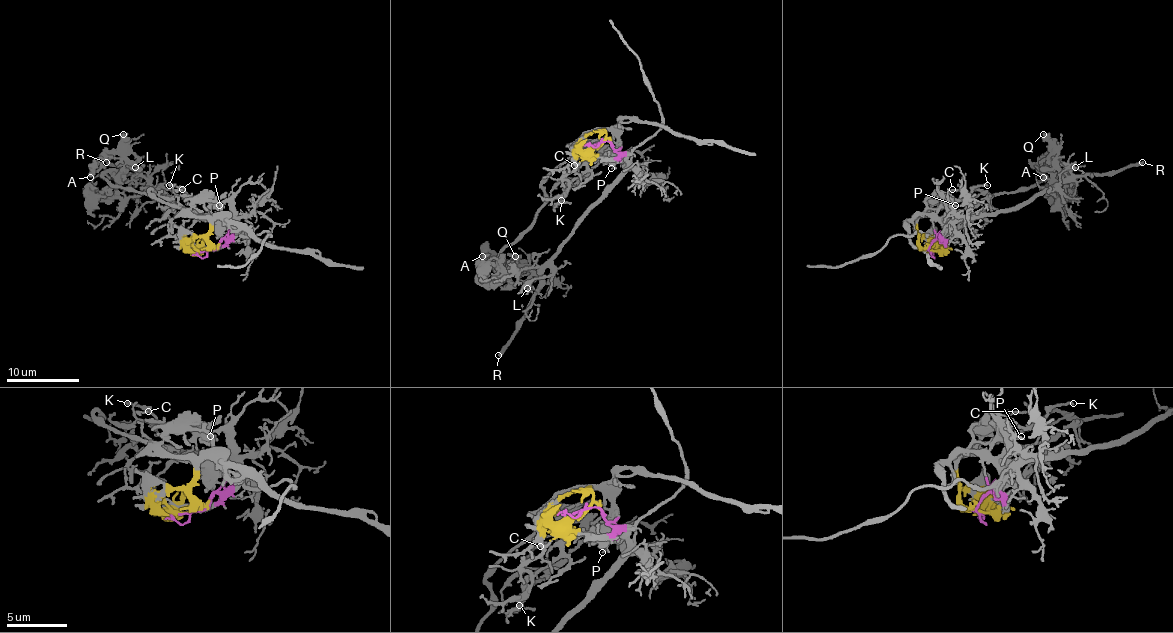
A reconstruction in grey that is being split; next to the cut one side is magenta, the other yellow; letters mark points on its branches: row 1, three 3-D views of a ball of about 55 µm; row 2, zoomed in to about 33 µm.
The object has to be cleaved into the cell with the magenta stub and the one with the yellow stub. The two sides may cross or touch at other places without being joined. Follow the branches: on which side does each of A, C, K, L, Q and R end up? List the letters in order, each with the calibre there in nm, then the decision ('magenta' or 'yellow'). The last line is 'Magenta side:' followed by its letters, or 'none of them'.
A: 440 nm thick; yellow
C: 170 nm thick; yellow
K: 150 nm thick; yellow
L: 170 nm thick; magenta
Q: 360 nm thick; yellow
R: 360 nm thick; magenta
Magenta side: L, R

